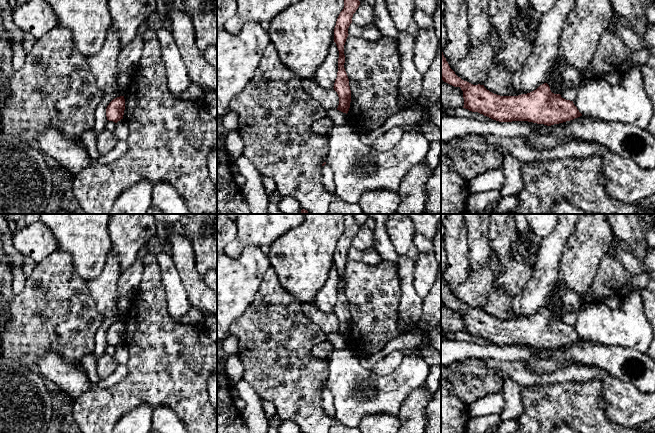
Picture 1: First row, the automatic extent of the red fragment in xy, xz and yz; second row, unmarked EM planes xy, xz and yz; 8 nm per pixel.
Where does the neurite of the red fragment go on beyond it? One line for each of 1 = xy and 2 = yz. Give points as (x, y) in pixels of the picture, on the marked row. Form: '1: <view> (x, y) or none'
1: none
2: none

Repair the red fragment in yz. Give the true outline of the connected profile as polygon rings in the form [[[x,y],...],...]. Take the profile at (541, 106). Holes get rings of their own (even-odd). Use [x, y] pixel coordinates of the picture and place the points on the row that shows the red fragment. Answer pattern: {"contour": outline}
{"contour": [[[442,50],[441,79],[454,87],[461,88],[464,98],[463,108],[472,112],[478,112],[499,122],[528,121],[551,126],[582,116],[573,101],[562,98],[560,94],[552,93],[547,83],[540,85],[536,90],[527,94],[518,96],[500,96],[487,90],[484,85],[473,85],[464,81],[450,68]]]}

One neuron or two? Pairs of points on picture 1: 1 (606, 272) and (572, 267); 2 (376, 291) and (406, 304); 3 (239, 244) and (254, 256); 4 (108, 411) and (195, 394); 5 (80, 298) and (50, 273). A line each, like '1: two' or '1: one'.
1: two
2: two
3: two
4: one
5: one

